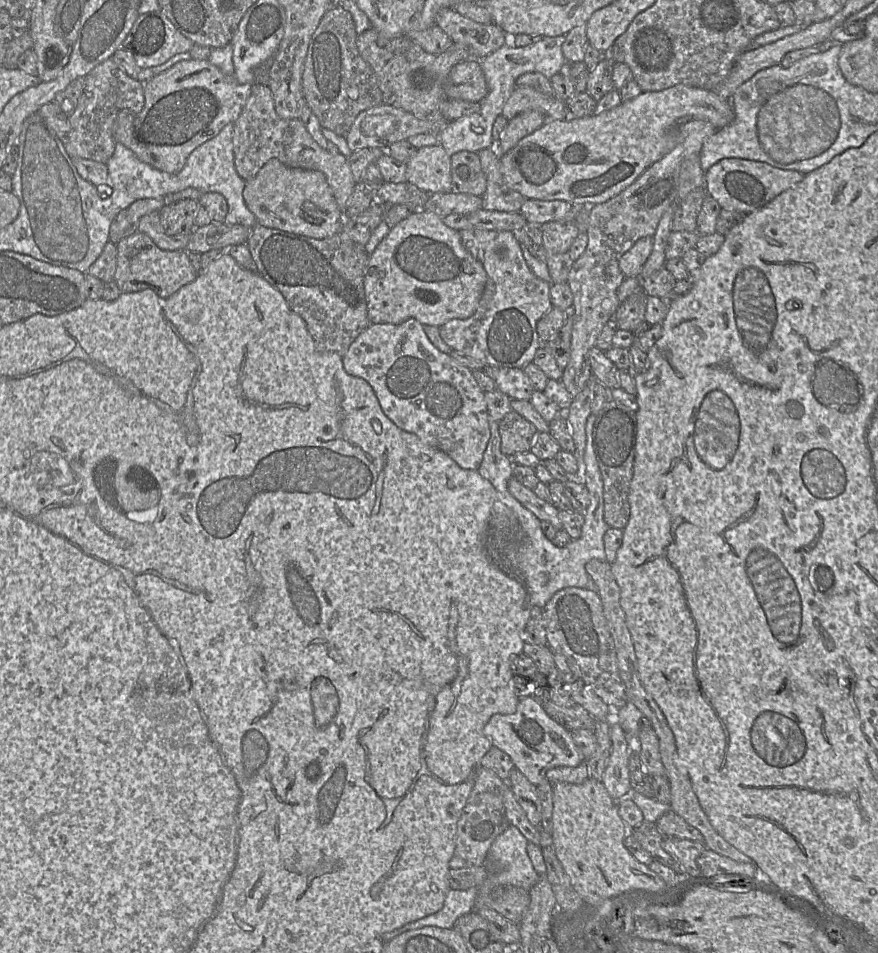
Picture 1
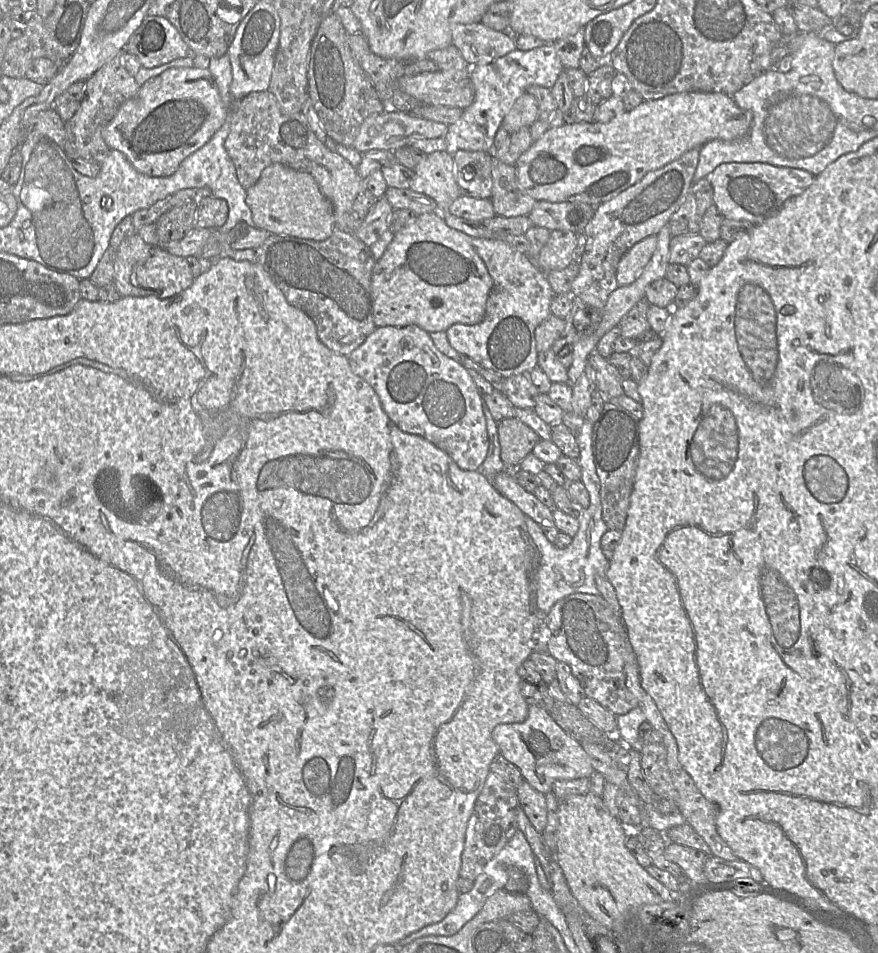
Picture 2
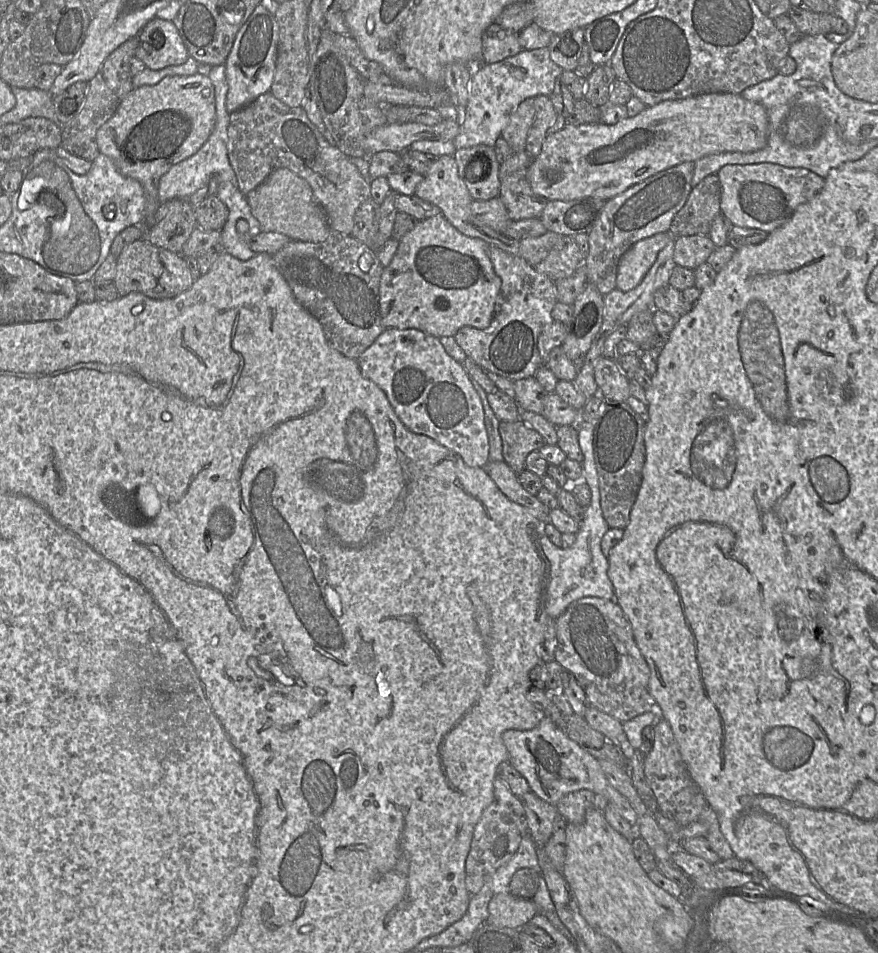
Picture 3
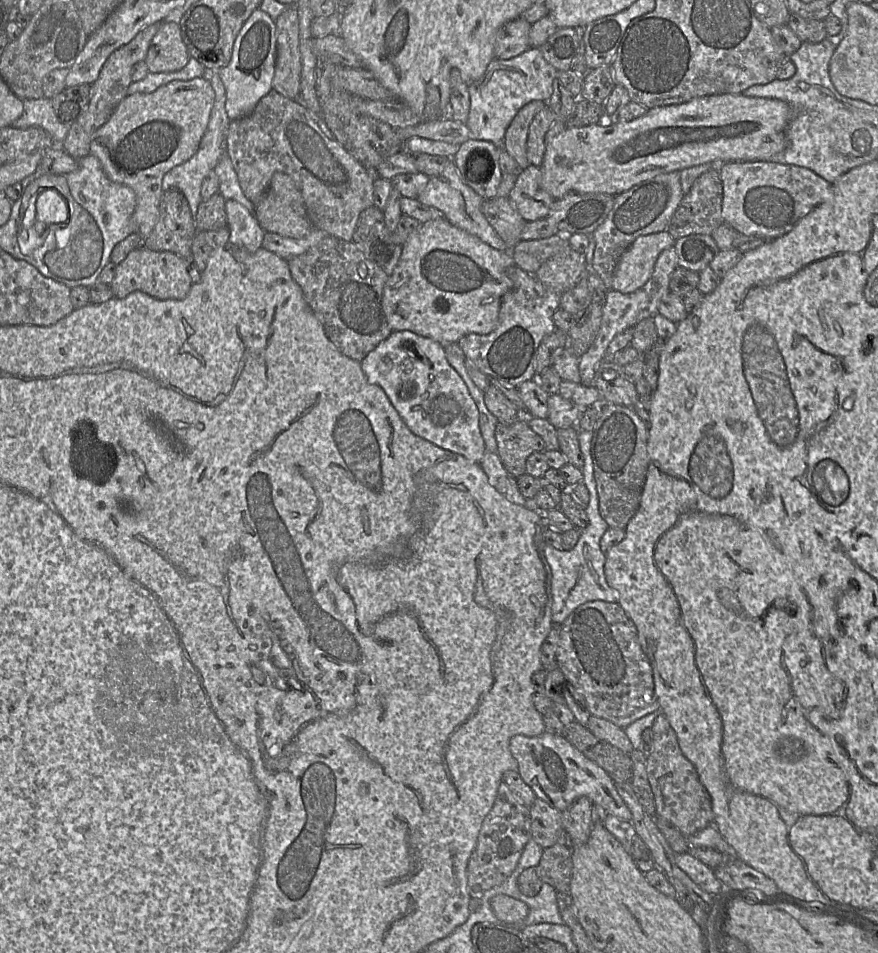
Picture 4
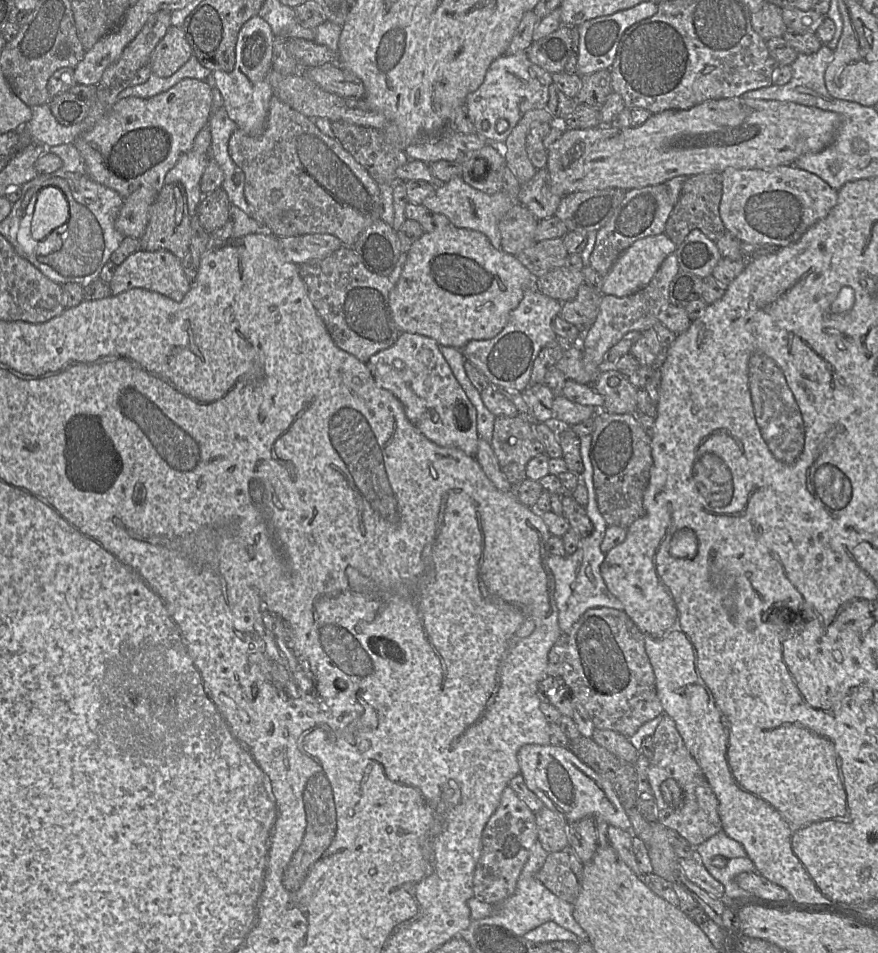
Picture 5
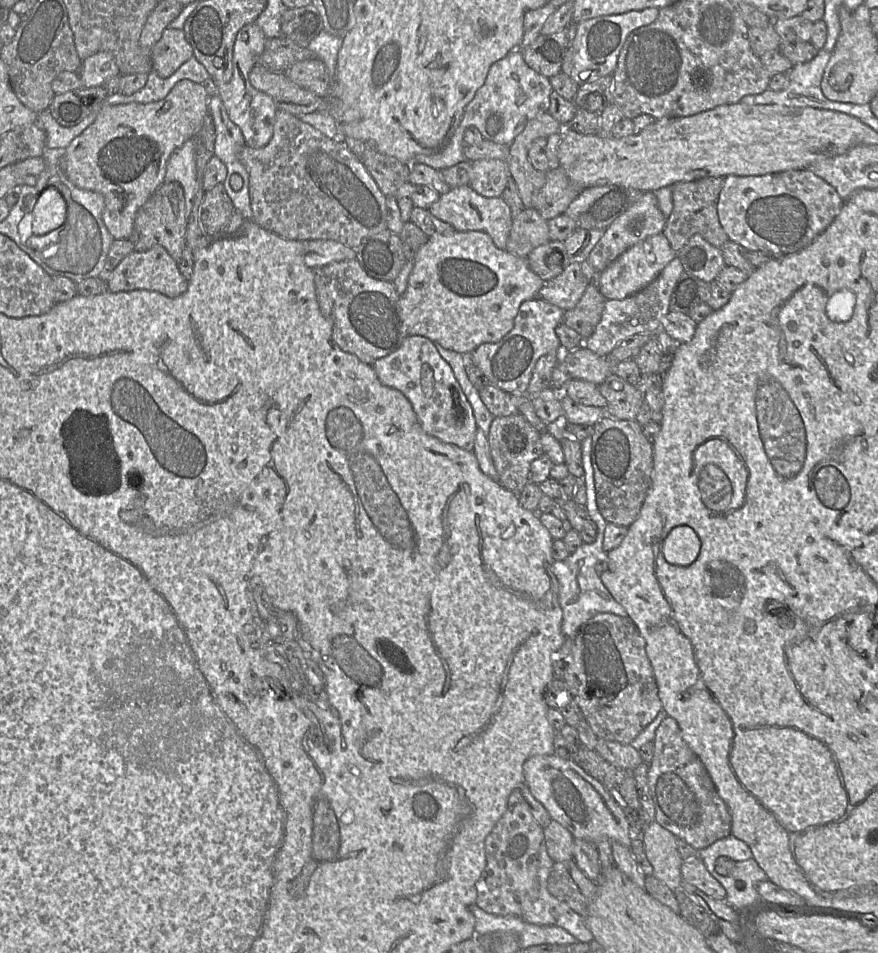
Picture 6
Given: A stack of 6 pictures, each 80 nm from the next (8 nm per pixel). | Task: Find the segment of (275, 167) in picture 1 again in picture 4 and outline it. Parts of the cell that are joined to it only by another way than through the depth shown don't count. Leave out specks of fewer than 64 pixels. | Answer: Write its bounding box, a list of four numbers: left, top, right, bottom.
[254,172,313,239]

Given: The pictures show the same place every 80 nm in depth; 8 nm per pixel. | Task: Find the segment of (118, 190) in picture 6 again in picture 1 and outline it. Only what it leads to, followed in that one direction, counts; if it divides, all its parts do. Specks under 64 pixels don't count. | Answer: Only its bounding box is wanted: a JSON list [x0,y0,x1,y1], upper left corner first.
[114,60,251,174]

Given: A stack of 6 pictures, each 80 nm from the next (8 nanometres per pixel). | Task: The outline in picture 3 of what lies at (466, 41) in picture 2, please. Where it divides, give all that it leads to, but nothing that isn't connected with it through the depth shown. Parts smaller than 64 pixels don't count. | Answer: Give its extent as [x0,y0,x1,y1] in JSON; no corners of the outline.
[480,23,522,64]

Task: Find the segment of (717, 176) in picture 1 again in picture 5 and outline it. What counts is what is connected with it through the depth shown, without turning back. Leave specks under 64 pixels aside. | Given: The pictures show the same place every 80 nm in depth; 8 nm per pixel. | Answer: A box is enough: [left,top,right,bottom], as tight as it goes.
[719,165,838,248]

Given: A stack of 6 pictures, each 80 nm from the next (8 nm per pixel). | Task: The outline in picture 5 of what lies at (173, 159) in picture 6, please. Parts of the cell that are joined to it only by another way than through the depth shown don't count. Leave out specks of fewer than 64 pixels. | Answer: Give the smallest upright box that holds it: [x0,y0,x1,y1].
[164,125,211,216]

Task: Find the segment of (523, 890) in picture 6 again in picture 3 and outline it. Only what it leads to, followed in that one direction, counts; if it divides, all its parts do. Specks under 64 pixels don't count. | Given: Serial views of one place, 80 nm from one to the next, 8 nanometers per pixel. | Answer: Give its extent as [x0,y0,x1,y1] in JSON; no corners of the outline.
[465,777,530,896]

